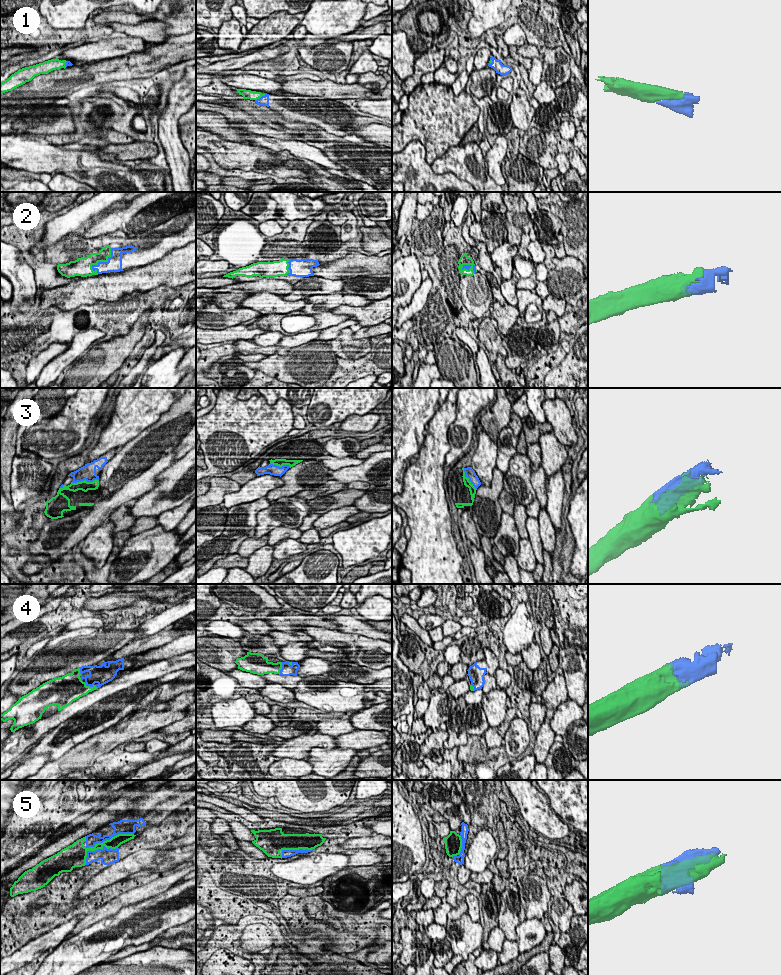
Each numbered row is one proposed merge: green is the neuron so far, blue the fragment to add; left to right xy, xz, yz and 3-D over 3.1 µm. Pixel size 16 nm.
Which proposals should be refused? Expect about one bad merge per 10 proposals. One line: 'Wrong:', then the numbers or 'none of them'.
Wrong: none of them

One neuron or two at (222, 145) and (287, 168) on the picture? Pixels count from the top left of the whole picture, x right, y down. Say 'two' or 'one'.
one

